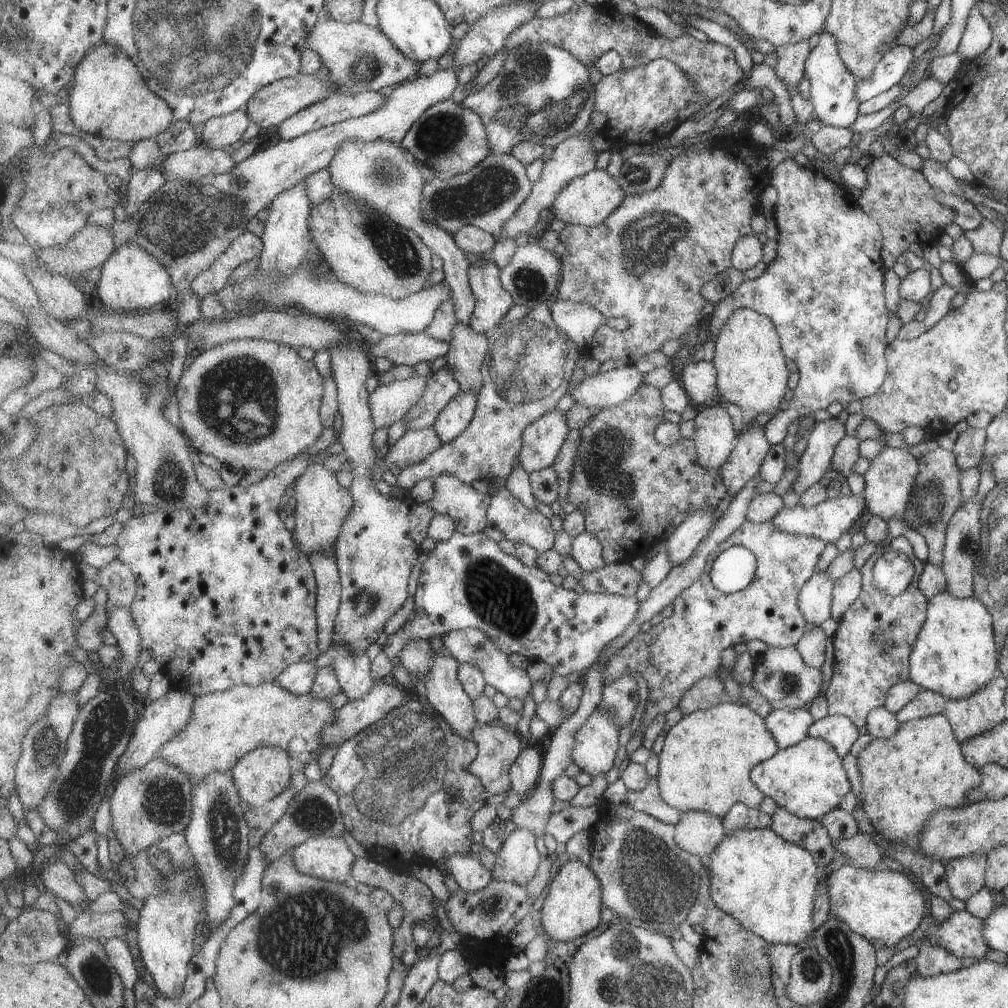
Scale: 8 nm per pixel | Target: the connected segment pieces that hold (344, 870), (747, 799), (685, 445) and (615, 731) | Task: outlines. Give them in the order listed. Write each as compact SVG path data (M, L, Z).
M314 837L293 850L299 872L343 883L351 879L356 858L343 838Z
M731 701L683 716L668 730L664 747L659 755L658 780L663 799L682 814L688 811L706 811L719 818L728 816L729 810L739 802L749 807L758 807L764 794L757 789L756 782L752 780L752 771L758 763L776 755L778 749L801 743L801 740L808 737L808 729L812 727L814 720L812 714L803 708L772 709L763 718L748 705Z
M651 384L641 386L627 402L601 409L591 422L580 430L578 453L572 470L572 481L568 491L568 502L583 508L586 515L586 530L593 532L604 547L607 565L631 562L634 556L644 556L654 550L660 540L667 537L669 522L684 512L699 508L717 508L719 500L725 498L728 485L720 470L701 466L695 451L693 438L682 437L679 442L665 446L656 438L657 426L663 422L665 404L662 389Z
M595 710L575 734L575 764L593 777L607 774L613 768L619 750L621 726L613 722L615 714Z

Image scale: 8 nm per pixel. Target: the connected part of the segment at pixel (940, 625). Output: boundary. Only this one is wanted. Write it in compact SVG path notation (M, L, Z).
M943 590L928 598L924 626L909 656L910 682L951 699L967 698L981 691L999 668L992 624L992 614L976 597L956 598Z

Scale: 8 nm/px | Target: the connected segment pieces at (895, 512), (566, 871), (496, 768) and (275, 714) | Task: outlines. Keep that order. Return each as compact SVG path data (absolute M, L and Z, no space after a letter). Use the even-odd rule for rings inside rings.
M885 445L877 455L868 461L869 466L863 473L865 488L861 493L868 504L867 510L871 515L875 514L885 521L891 520L891 518L900 518L907 506L907 498L912 492L919 469L919 466L915 466L915 458L905 450Z
M569 860L561 866L552 879L550 892L542 908L543 929L549 932L551 940L567 942L583 936L601 926L601 912L604 908L604 889L600 877L583 860Z
M499 721L494 724L477 722L475 730L471 734L471 739L479 744L480 754L473 764L471 764L470 772L483 780L483 784L485 784L485 788L487 788L490 795L503 794L503 792L512 790L511 768L525 748L526 741L524 738L517 730L507 728Z
M273 680L259 686L243 684L226 692L213 692L197 697L191 722L175 734L165 746L161 746L156 756L163 756L165 760L169 760L169 764L181 768L185 774L191 776L194 783L207 778L213 772L232 771L237 762L244 759L249 752L267 746L285 748L294 763L304 768L319 758L324 748L323 731L337 720L337 709L331 705L329 699L317 698L313 696L313 692L307 692L305 695L293 694Z

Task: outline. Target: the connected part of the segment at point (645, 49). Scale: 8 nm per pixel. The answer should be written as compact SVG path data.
M583 1L574 4L565 14L559 14L555 18L535 18L509 36L505 49L507 52L515 50L525 42L553 44L571 52L577 60L591 68L594 67L595 60L609 50L617 50L621 54L624 69L641 67L656 59L671 60L675 64L681 64L681 68L697 84L697 91L710 101L745 80L745 72L739 66L737 56L731 48L717 42L699 41L688 32L679 38L667 39L637 17L622 14L610 5L595 7Z

